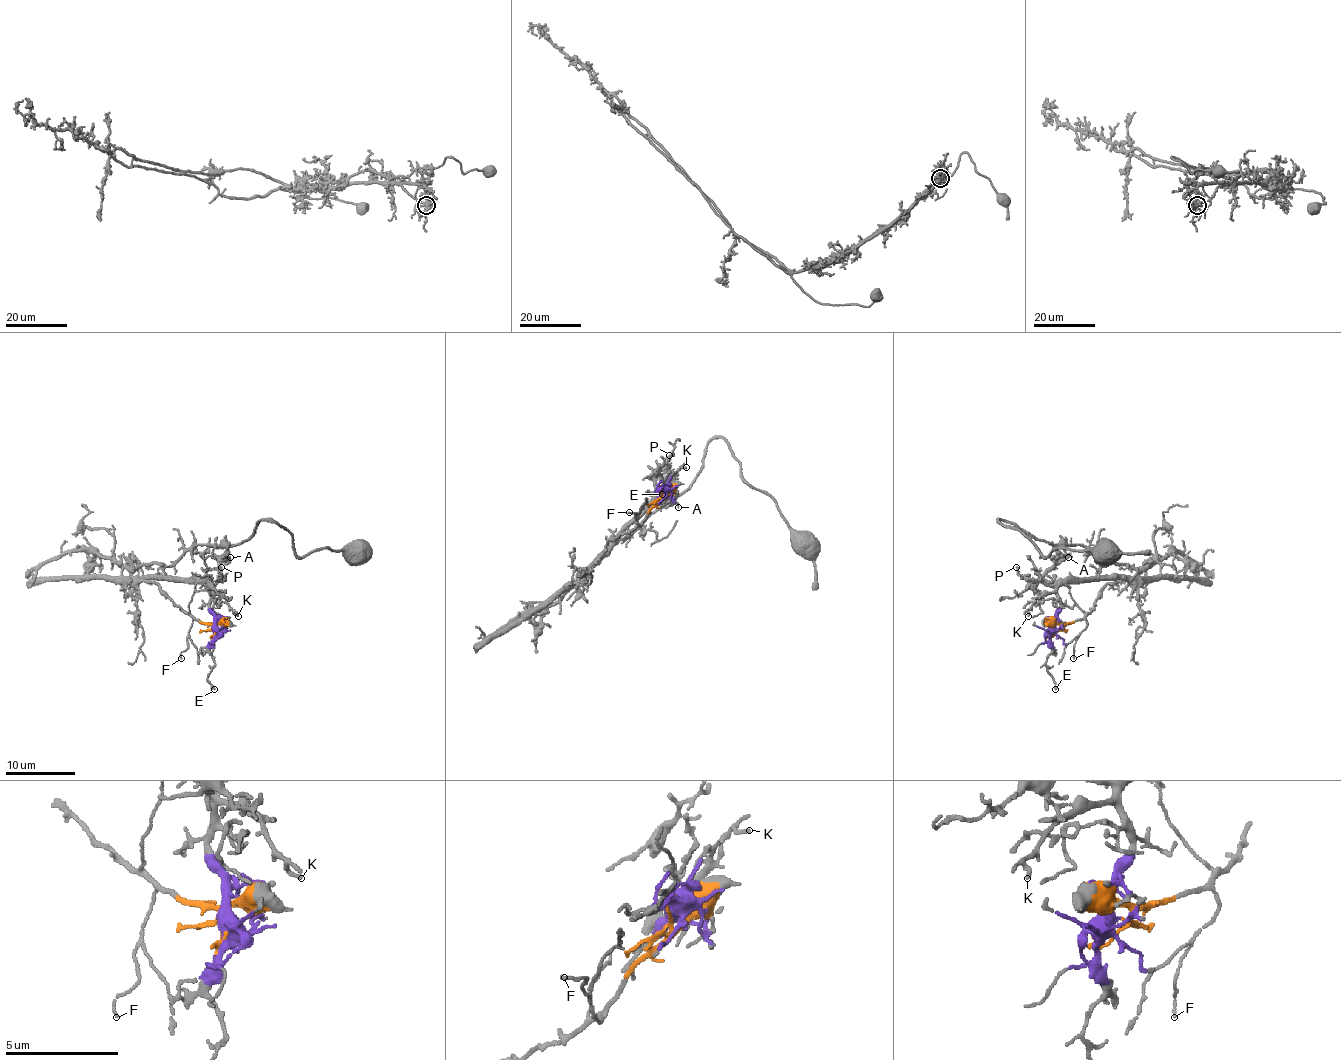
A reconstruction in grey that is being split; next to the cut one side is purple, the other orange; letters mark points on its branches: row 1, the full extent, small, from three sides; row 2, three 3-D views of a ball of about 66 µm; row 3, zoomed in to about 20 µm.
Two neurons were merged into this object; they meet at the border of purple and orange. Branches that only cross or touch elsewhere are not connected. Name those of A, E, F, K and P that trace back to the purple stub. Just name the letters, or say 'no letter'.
A, E, K, P

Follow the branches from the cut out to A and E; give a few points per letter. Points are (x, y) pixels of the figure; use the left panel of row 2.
A: (214, 628), (210, 607), (212, 586), (219, 576), (219, 565), (229, 557)
E: (214, 628), (210, 653), (214, 663), (207, 677), (214, 689)

